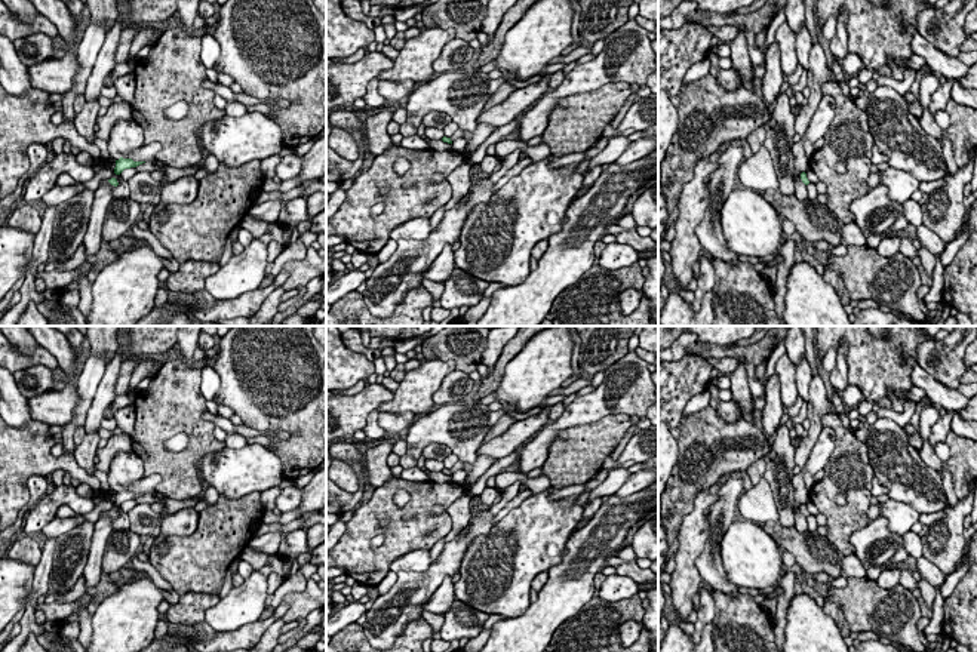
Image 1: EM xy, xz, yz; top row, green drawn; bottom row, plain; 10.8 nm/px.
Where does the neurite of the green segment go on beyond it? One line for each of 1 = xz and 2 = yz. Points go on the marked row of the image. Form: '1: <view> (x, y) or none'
1: none
2: none

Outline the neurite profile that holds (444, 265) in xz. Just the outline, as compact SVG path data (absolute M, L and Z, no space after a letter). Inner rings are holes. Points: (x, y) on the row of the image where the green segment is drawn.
M445 244L442 253L434 259L434 262L423 271L423 279L443 283L452 274L455 268L455 256L452 244Z

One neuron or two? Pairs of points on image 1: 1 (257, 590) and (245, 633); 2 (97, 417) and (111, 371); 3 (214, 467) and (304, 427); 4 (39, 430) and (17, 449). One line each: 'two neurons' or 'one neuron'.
1: two neurons
2: one neuron
3: two neurons
4: one neuron

